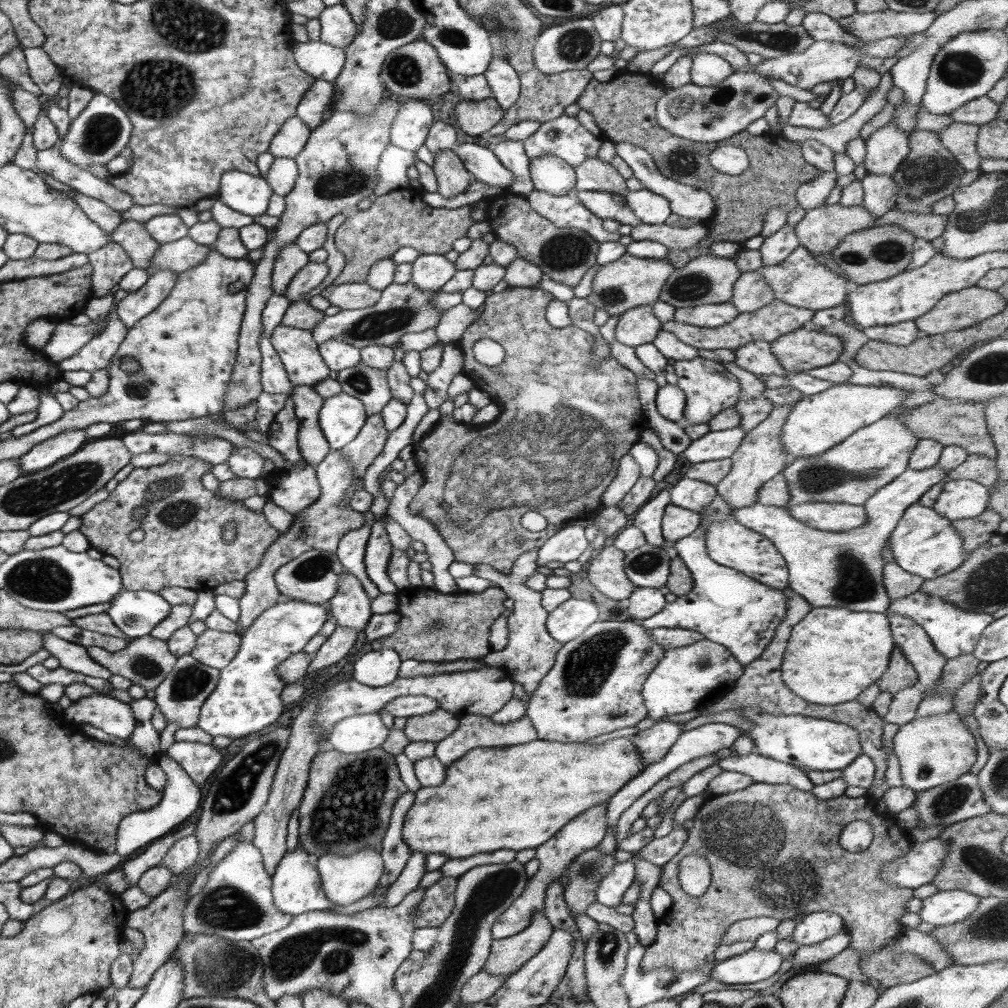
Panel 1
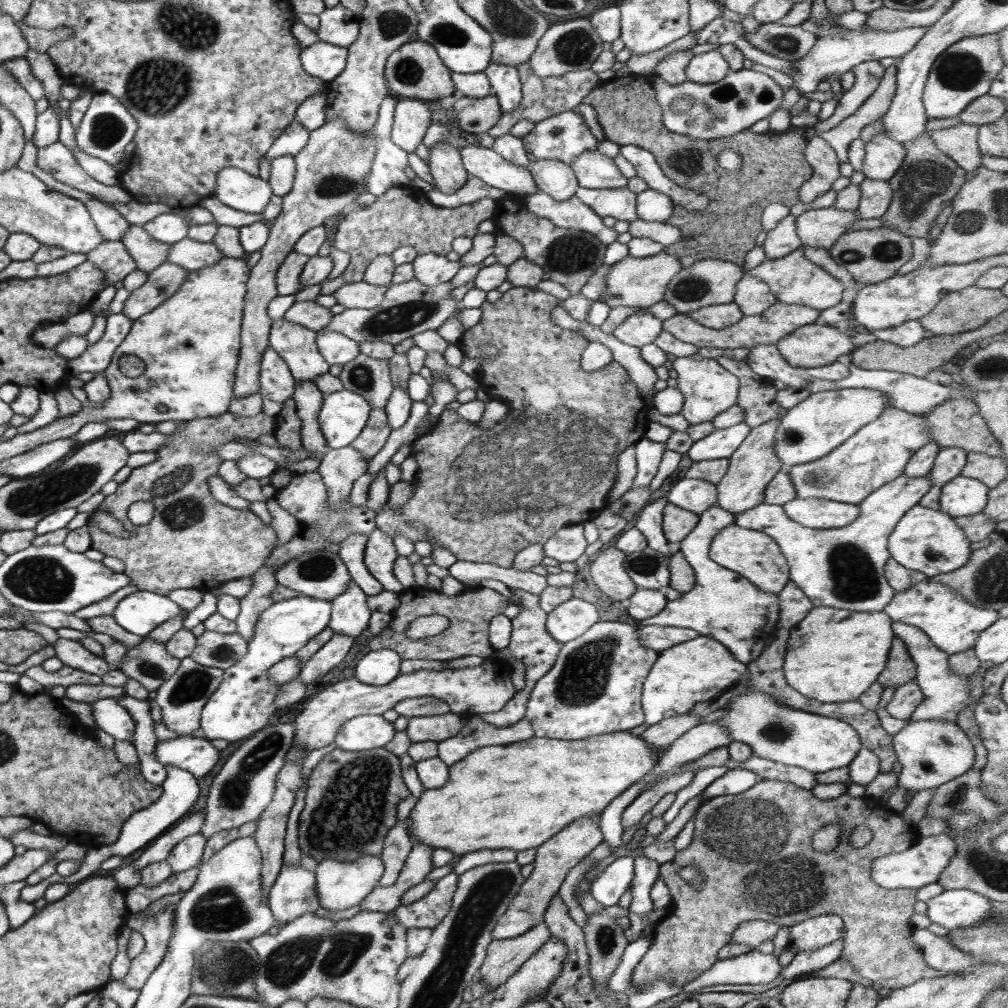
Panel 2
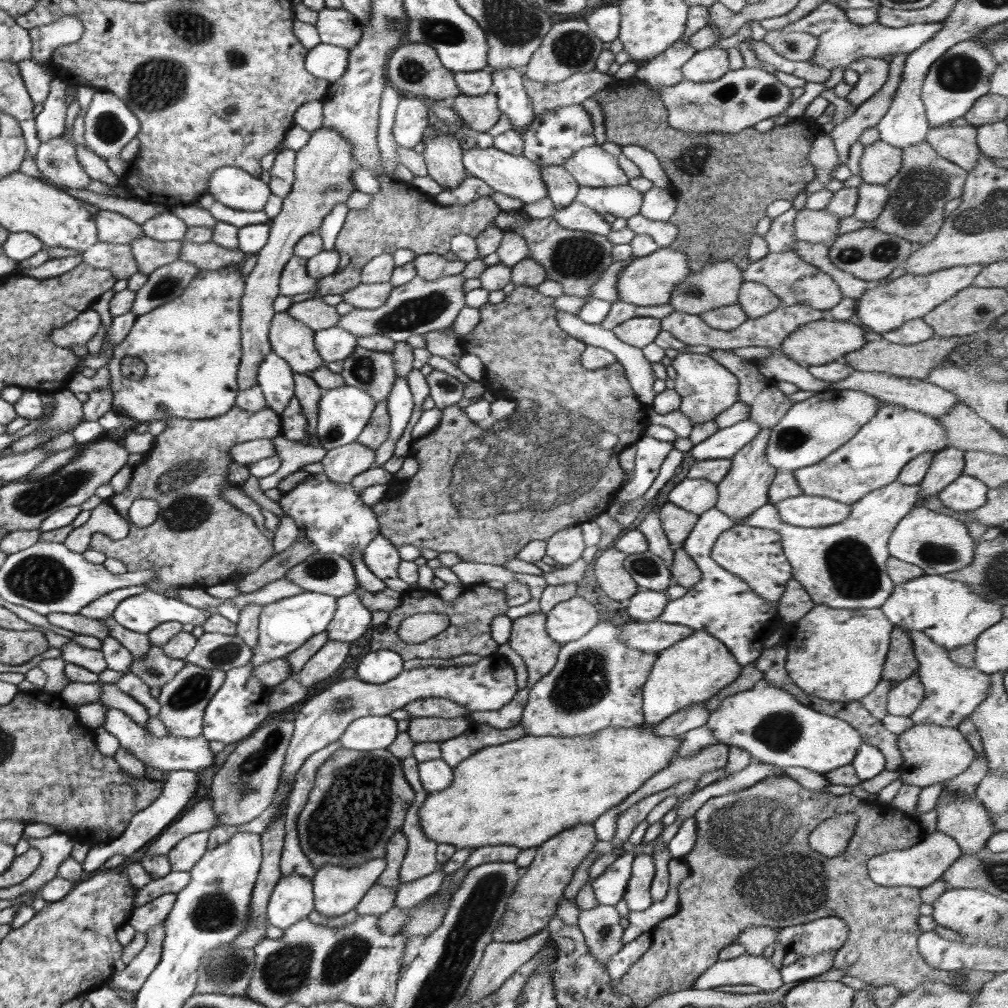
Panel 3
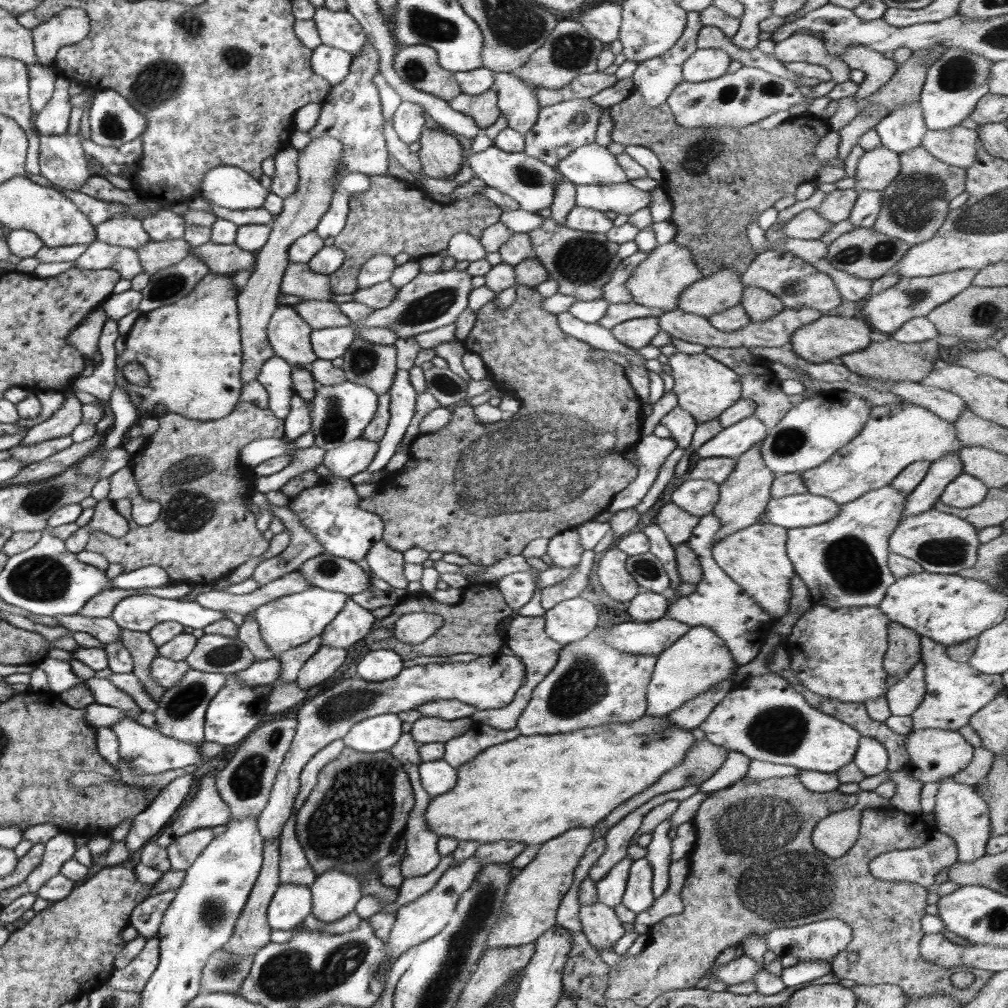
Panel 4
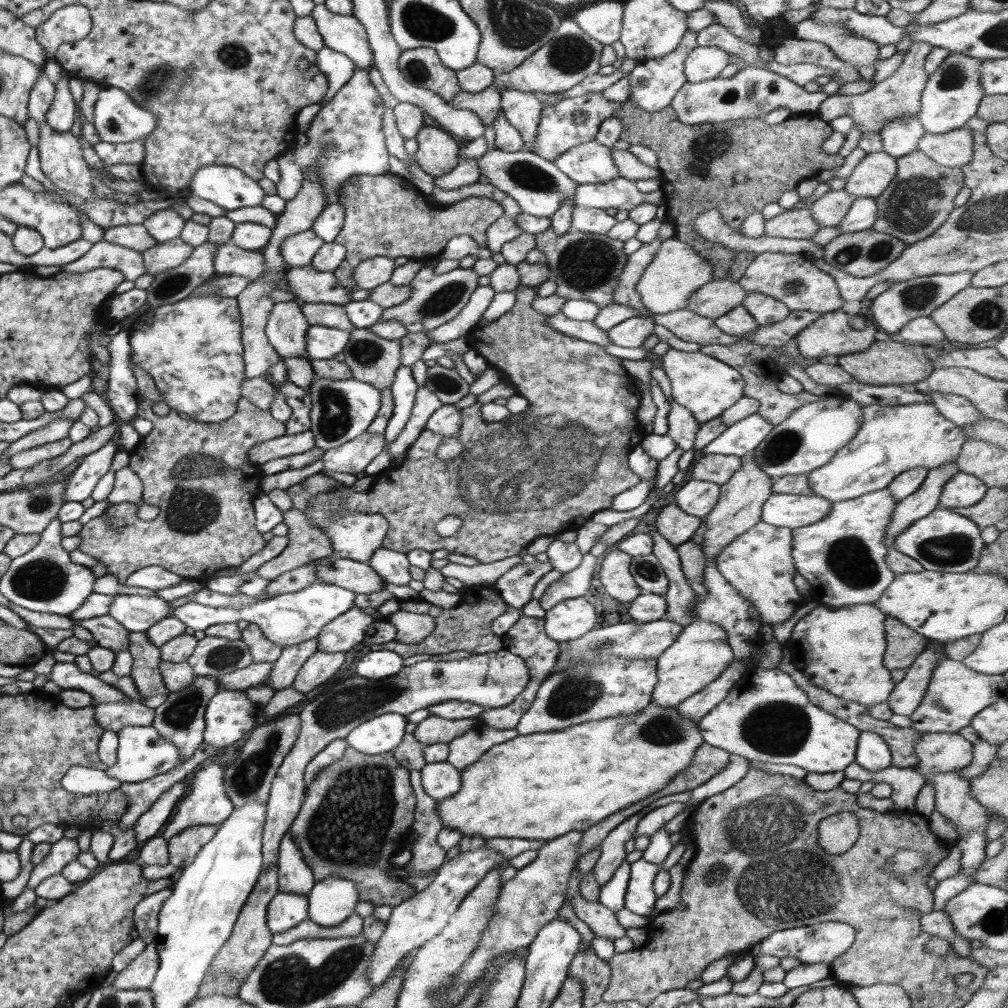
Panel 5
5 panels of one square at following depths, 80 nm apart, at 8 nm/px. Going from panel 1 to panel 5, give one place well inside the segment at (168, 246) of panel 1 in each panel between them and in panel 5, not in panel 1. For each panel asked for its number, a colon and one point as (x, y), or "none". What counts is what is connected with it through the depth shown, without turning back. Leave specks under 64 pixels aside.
2: (192, 255)
3: (206, 256)
4: (228, 259)
5: (230, 259)

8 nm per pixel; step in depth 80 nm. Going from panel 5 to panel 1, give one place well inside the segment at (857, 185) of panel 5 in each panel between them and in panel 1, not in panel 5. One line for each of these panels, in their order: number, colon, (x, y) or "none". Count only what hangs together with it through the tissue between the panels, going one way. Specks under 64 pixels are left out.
1: (887, 147)
2: (883, 157)
3: (880, 162)
4: (877, 168)

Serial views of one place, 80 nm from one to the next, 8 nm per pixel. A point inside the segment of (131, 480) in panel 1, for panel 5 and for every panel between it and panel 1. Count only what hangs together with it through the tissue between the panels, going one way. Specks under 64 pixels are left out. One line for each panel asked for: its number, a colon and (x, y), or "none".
2: (193, 541)
3: (199, 539)
4: (204, 530)
5: (197, 477)

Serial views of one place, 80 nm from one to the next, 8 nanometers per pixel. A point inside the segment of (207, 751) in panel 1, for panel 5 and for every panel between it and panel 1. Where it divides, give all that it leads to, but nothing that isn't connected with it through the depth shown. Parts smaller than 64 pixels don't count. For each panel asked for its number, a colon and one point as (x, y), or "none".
2: (196, 755)
3: (168, 754)
4: (150, 752)
5: (142, 753)

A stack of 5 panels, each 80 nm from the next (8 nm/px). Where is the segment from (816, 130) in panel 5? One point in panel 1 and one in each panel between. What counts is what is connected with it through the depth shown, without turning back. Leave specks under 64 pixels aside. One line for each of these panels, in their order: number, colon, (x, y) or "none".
1: (624, 108)
2: (774, 168)
3: (720, 198)
4: (720, 179)

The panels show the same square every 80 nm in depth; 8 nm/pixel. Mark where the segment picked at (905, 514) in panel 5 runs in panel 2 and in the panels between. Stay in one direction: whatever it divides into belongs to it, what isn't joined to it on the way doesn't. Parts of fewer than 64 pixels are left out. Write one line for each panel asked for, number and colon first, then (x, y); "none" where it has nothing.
2: (949, 462)
3: (948, 464)
4: (946, 469)

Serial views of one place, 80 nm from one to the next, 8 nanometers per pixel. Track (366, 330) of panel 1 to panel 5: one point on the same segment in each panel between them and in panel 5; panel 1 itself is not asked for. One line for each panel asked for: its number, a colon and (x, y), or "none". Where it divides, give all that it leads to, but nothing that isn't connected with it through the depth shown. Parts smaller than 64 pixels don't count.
2: (410, 308)
3: (419, 306)
4: (431, 300)
5: (434, 299)

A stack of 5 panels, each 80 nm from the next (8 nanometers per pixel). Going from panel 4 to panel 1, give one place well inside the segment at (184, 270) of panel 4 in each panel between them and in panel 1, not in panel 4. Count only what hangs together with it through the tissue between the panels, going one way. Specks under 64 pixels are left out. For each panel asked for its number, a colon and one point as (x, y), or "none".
1: (135, 305)
2: (165, 280)
3: (166, 283)

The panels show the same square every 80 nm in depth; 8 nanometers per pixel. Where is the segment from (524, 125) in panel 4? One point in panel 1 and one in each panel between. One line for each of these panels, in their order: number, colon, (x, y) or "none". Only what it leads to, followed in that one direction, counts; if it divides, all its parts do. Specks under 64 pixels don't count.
1: (502, 78)
2: (505, 83)
3: (513, 101)

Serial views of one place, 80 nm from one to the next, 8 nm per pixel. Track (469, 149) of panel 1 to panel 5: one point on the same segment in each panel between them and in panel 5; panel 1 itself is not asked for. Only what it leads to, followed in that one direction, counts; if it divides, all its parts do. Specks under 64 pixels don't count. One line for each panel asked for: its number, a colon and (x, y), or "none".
2: (484, 163)
3: (514, 176)
4: (531, 182)
5: (539, 188)

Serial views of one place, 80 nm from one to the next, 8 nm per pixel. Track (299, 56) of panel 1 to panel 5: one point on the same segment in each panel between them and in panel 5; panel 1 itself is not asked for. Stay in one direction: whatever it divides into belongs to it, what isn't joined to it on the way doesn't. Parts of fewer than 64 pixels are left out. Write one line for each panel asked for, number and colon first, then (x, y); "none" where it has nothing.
2: (320, 59)
3: (325, 61)
4: (333, 64)
5: (338, 68)

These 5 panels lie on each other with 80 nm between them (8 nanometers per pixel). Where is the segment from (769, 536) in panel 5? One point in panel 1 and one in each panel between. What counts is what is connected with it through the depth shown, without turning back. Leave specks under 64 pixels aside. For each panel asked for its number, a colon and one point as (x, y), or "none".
1: (729, 543)
2: (753, 554)
3: (755, 555)
4: (756, 558)

